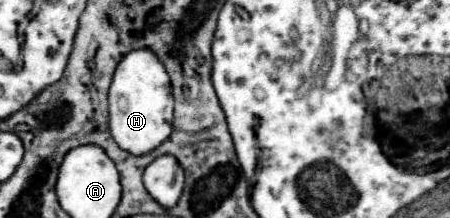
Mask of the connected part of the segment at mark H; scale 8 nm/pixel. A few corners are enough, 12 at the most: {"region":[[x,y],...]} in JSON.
{"region":[[151,48],[109,88],[113,140],[141,156],[171,134],[173,94]]}

